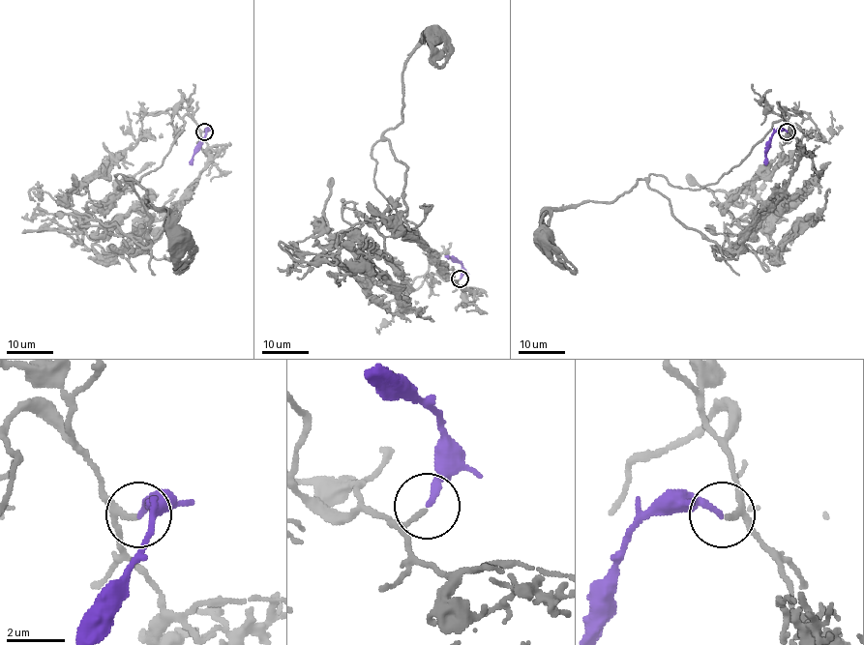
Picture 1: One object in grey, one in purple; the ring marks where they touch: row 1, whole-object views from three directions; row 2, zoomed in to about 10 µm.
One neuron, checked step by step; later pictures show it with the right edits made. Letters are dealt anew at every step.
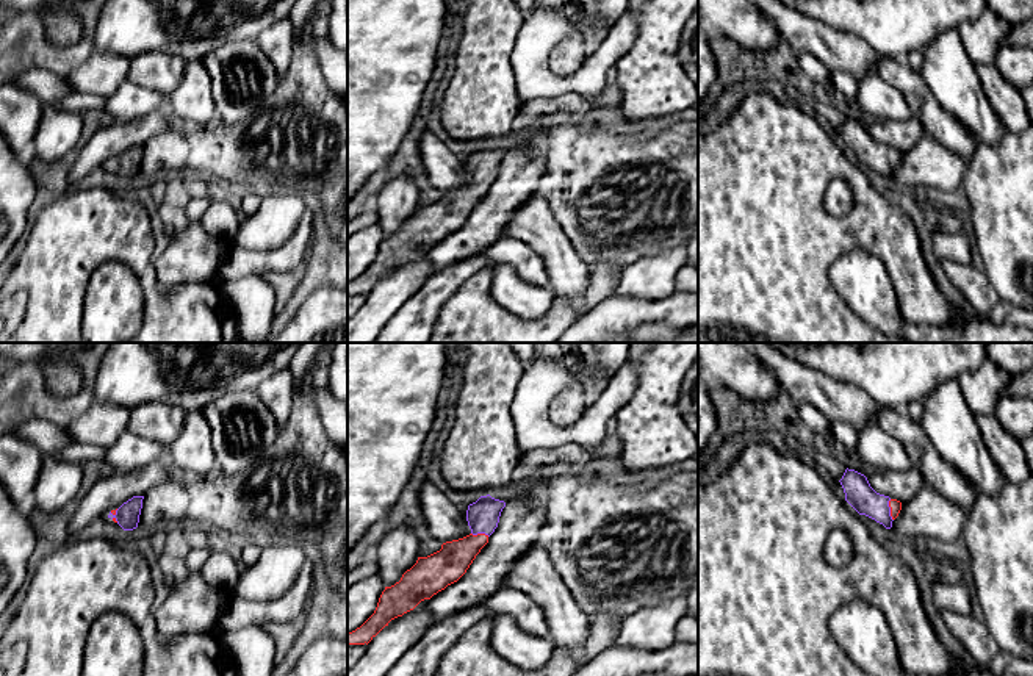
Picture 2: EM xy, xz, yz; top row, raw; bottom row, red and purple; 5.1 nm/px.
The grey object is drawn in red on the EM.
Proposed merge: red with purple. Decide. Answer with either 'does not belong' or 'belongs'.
belongs

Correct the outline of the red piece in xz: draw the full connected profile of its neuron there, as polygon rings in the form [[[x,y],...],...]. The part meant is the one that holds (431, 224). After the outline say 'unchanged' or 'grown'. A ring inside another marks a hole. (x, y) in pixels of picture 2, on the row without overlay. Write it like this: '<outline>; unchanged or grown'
[[[490,144],[468,155],[466,171],[471,183],[446,191],[441,199],[418,207],[401,230],[382,241],[374,263],[355,280],[347,283],[347,294],[368,294],[388,272],[413,260],[421,250],[430,249],[448,235],[457,232],[470,218],[488,186],[499,172],[504,150]]]; grown

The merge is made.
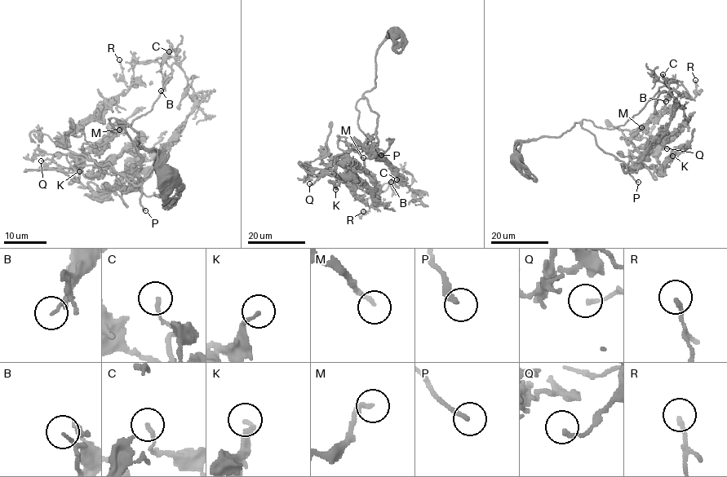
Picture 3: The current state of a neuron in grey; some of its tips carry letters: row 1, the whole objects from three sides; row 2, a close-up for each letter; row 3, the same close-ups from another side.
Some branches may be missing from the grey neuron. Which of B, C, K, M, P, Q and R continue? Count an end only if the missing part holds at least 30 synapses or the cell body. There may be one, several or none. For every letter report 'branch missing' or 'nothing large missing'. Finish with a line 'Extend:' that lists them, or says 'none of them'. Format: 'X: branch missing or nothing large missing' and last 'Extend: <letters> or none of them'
B: nothing large missing
C: nothing large missing
K: nothing large missing
M: nothing large missing
P: branch missing
Q: nothing large missing
R: nothing large missing
Extend: P

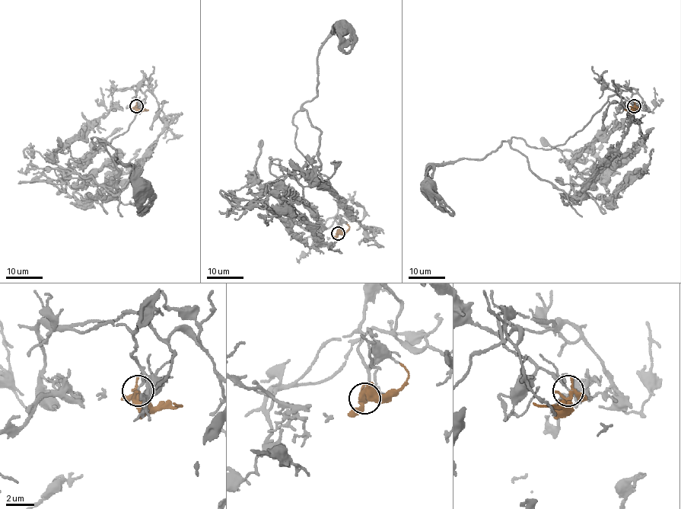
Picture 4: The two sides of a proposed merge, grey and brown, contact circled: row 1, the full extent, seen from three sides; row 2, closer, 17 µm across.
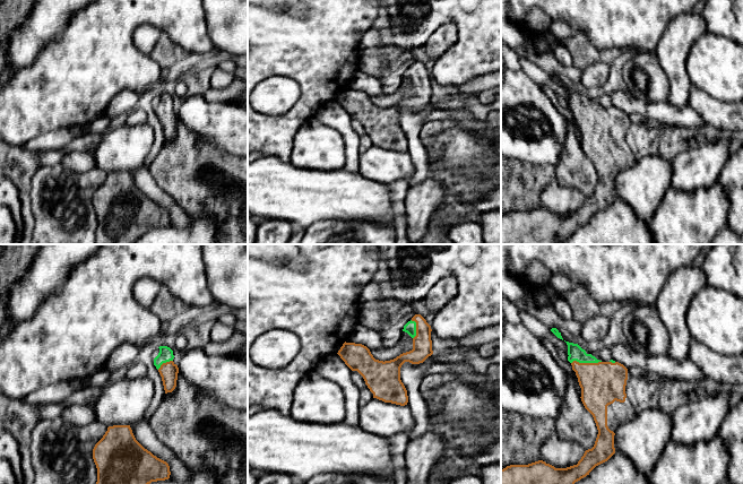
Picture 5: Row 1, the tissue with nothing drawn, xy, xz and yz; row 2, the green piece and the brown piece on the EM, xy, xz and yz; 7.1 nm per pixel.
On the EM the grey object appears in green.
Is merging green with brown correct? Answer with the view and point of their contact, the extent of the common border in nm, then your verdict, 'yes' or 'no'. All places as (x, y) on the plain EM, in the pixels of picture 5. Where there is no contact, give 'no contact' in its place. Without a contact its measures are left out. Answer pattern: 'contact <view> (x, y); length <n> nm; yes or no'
contact yz (586, 109); length 220 nm; yes

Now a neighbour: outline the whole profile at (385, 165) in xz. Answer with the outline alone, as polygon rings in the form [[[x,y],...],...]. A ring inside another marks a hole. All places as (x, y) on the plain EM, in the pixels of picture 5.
[[[372,145],[360,153],[360,173],[389,184],[400,179],[409,180],[414,173],[414,164],[407,152],[400,153]]]

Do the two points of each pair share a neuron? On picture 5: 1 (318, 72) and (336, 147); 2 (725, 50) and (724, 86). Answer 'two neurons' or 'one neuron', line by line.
1: two neurons
2: one neuron

